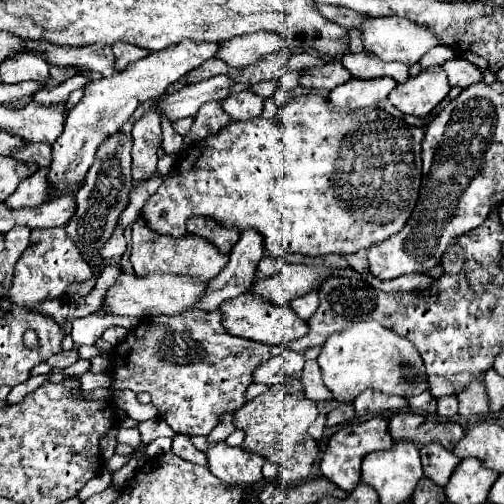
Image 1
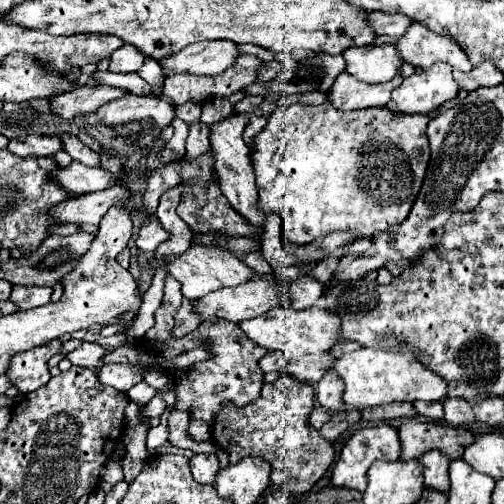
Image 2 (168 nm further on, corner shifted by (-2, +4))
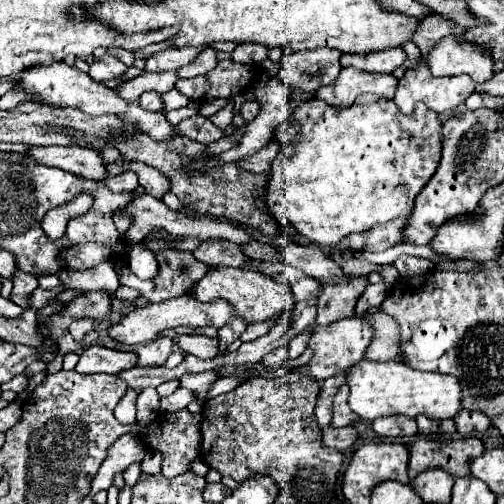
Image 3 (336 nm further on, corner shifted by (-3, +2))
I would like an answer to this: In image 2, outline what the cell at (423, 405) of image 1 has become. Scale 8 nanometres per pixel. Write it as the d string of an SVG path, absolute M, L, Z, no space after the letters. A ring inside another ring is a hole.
M415 401L413 403L417 413L423 415L423 417L429 417L429 419L435 419L435 421L443 421L443 405L441 403L423 403L423 401Z

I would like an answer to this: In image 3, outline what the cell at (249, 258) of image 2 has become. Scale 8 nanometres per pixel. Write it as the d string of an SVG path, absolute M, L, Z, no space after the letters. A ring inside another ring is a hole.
M210 239L202 243L196 251L194 257L198 261L204 261L206 265L230 265L230 267L248 267L252 261L242 253L240 247L228 241L216 241Z

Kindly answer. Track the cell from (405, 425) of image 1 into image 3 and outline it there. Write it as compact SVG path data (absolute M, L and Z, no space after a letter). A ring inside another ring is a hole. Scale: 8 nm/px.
M420 437L410 447L408 477L410 481L428 467L442 467L454 477L470 475L470 461L482 455L484 445L476 437L456 439L456 441L436 441L430 437Z

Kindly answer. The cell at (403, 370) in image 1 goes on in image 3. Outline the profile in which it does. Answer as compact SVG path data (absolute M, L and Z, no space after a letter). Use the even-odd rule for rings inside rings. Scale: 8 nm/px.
M362 359L348 369L346 381L350 385L350 409L362 419L376 419L396 413L408 417L424 413L430 419L450 419L456 415L456 411L462 409L460 385L452 375L416 371L406 367L404 363L380 363L372 359Z

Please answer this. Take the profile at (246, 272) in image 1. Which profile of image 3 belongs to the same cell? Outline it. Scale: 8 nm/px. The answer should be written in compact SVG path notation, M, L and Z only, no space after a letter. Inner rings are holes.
M156 337L152 343L144 343L138 347L138 363L140 367L160 367L166 363L172 353L176 341L172 337Z

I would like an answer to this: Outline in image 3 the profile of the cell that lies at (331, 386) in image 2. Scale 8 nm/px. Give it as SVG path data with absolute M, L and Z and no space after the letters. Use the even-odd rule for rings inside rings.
M348 385L338 387L336 395L334 395L334 405L332 405L332 427L346 427L352 425L354 421L358 421L358 415L354 415L354 411L348 407Z

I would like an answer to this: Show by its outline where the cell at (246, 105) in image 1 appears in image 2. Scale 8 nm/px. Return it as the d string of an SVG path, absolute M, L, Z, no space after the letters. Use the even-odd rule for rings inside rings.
M247 95L235 105L235 111L237 113L253 113L261 105L261 101L263 101L261 95Z

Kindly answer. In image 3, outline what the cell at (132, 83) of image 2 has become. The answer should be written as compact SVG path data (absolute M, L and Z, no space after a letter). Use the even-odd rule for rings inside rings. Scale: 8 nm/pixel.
M148 91L148 93L140 95L140 107L144 107L146 111L160 111L162 109L162 99L154 91Z

